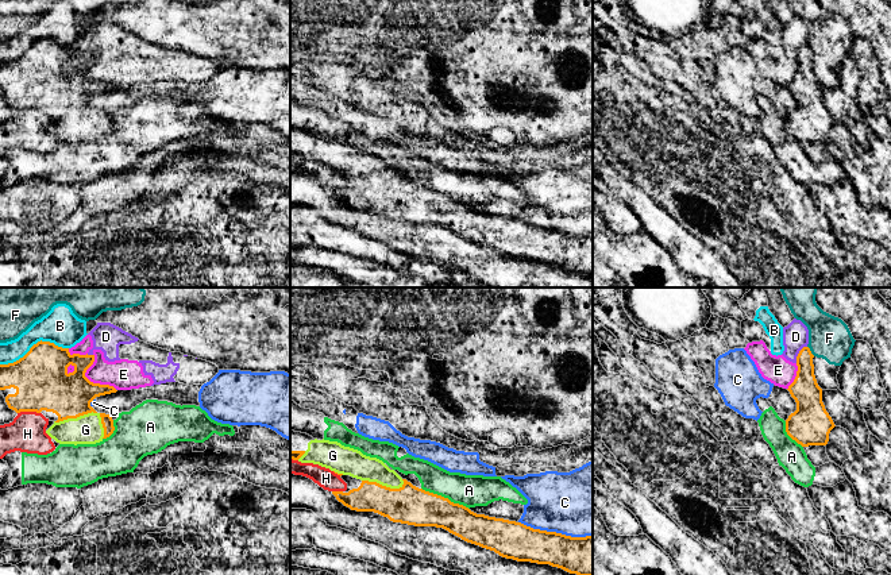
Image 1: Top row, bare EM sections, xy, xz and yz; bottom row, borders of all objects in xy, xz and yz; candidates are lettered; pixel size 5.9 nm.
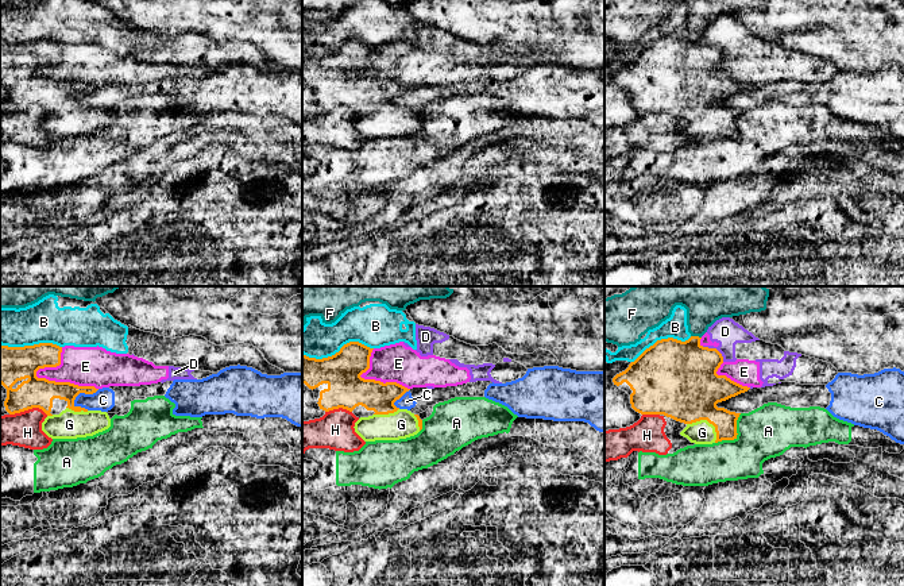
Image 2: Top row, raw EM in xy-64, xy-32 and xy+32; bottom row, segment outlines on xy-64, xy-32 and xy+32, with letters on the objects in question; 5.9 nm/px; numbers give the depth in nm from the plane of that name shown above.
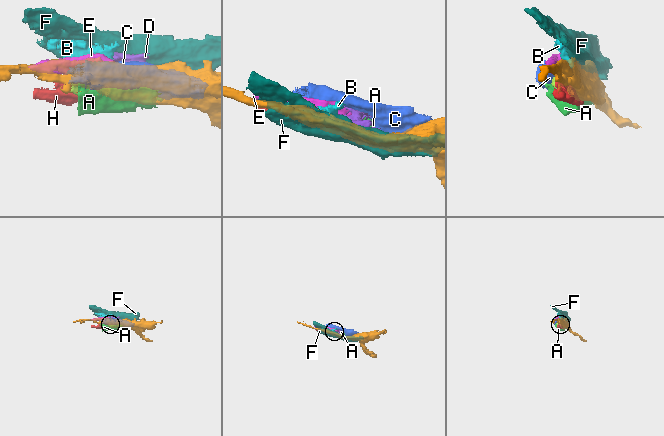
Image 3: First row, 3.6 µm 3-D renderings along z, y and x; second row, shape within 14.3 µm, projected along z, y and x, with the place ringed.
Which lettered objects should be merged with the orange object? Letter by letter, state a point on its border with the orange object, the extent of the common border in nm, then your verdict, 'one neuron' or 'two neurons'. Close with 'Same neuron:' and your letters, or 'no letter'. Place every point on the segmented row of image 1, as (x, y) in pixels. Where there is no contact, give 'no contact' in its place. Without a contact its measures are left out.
A: xz (446, 498) | 320 nm | two neurons
B: xy (34, 344) | 420 nm | two neurons
C: xz (555, 532) | 440 nm | two neurons
D: yz (798, 354) | 120 nm | two neurons
E: xy (88, 379) | 260 nm | two neurons
F: yz (810, 351) | 80 nm | two neurons
G: xz (384, 486) | 260 nm | one neuron
H: xy (29, 411) | 140 nm | two neurons
Same neuron: G

